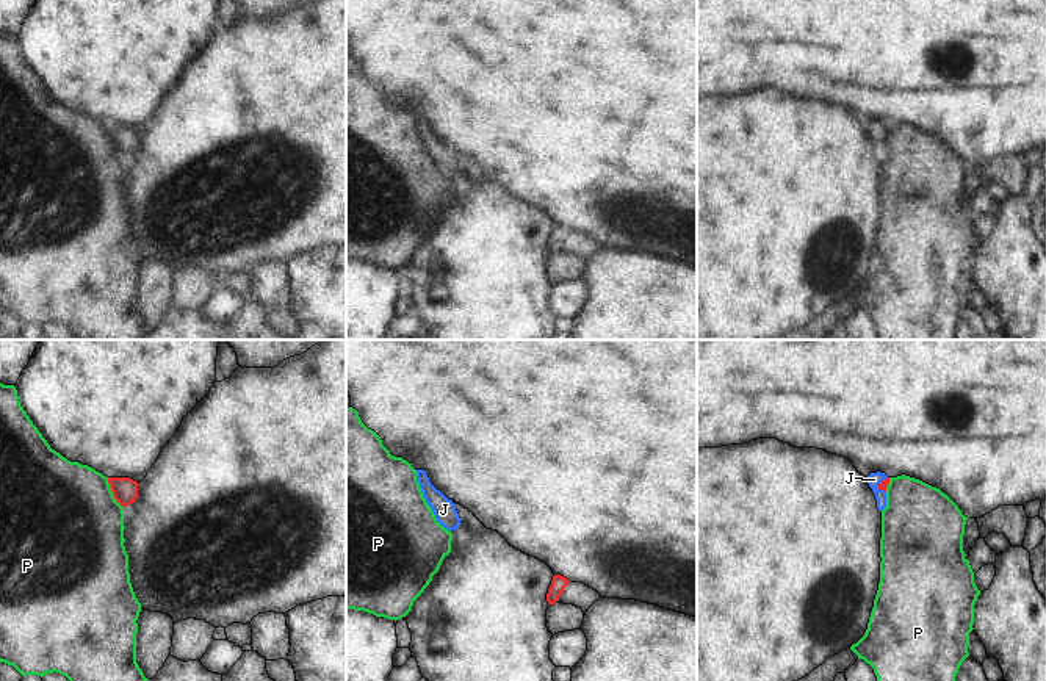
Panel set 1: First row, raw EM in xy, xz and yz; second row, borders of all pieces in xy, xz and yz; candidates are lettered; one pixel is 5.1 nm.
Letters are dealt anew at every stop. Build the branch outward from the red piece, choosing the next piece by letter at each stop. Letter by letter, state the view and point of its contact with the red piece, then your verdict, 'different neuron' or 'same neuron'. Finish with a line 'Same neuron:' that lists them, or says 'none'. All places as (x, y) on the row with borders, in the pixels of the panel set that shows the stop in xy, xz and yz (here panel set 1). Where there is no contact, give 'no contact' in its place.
J: meets red in yz at (879, 484); same neuron
P: meets red in xy at (113, 493); different neuron
Same neuron: J

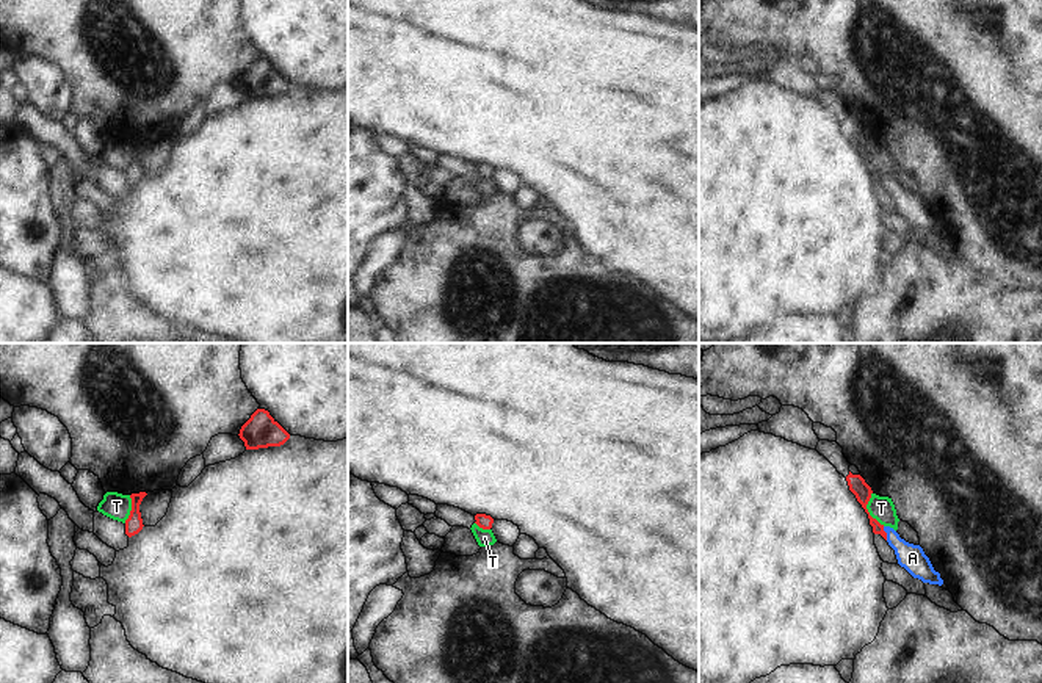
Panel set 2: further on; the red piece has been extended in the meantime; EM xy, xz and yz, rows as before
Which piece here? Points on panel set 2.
A: meets red in yz at (886, 533); same neuron
T: meets red in yz at (867, 511); different neuron
Same neuron: A

